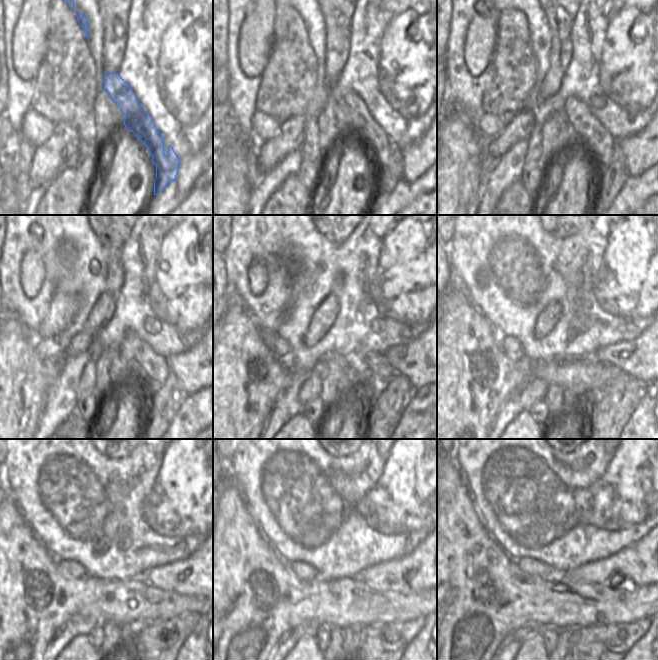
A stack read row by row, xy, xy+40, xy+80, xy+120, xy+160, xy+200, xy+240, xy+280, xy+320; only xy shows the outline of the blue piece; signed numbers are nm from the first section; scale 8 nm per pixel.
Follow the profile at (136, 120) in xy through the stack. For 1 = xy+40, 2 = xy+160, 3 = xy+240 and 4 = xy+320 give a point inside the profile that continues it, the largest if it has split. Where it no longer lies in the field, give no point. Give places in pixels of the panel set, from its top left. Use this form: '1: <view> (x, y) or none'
1: xy+40 (387, 156)
2: xy+160 (395, 392)
3: xy+240 (159, 642)
4: xy+320 (597, 642)

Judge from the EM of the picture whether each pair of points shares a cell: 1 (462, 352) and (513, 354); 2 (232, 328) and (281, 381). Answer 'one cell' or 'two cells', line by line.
1: two cells
2: one cell

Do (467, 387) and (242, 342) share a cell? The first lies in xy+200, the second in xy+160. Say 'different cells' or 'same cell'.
same cell

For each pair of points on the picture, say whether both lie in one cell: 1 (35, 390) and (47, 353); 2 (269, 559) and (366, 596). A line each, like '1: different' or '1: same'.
1: different
2: same

